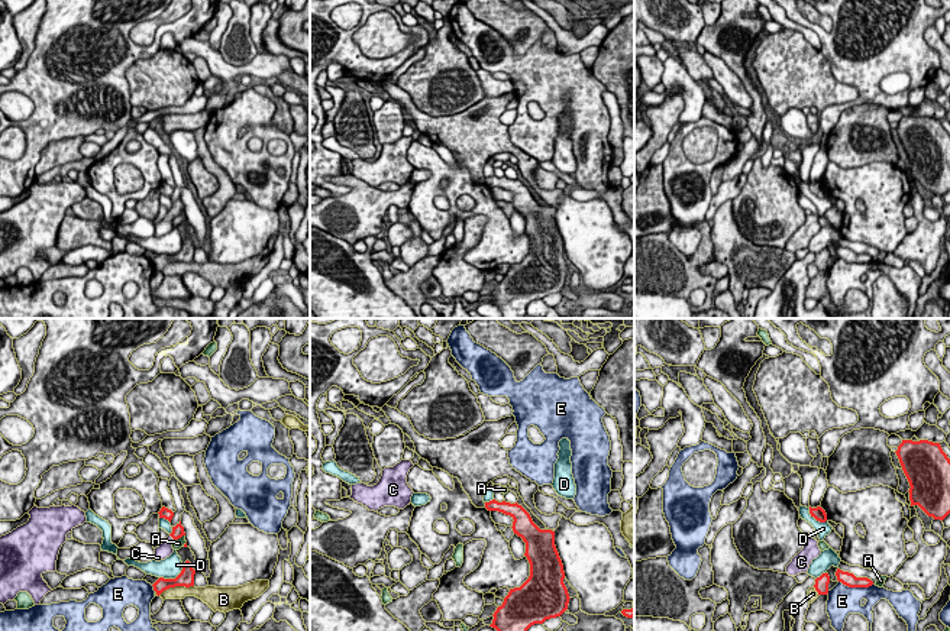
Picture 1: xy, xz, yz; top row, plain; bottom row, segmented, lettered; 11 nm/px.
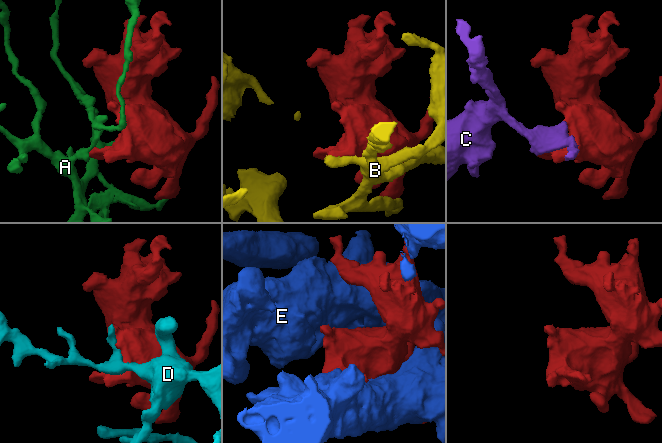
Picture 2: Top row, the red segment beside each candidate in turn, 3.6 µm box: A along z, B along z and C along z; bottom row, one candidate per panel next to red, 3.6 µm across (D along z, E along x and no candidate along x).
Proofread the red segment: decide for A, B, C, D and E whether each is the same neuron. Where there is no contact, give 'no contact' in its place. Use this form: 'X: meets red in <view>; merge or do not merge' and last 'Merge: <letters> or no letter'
A: meets red in xy; do not merge
B: meets red in xy; do not merge
C: meets red in xy; merge
D: meets red in xy; do not merge
E: meets red in yz; do not merge
Merge: C

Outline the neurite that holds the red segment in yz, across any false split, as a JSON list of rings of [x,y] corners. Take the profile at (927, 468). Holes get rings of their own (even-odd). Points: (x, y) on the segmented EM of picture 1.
[[[902,440],[895,453],[911,486],[911,507],[918,505],[928,517],[943,521],[950,514],[950,459],[940,443]]]

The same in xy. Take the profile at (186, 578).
[[[187,560],[182,564],[181,573],[175,579],[164,579],[159,577],[152,586],[156,595],[159,596],[164,590],[175,586],[194,586],[194,575],[196,570],[193,569],[193,564]]]

